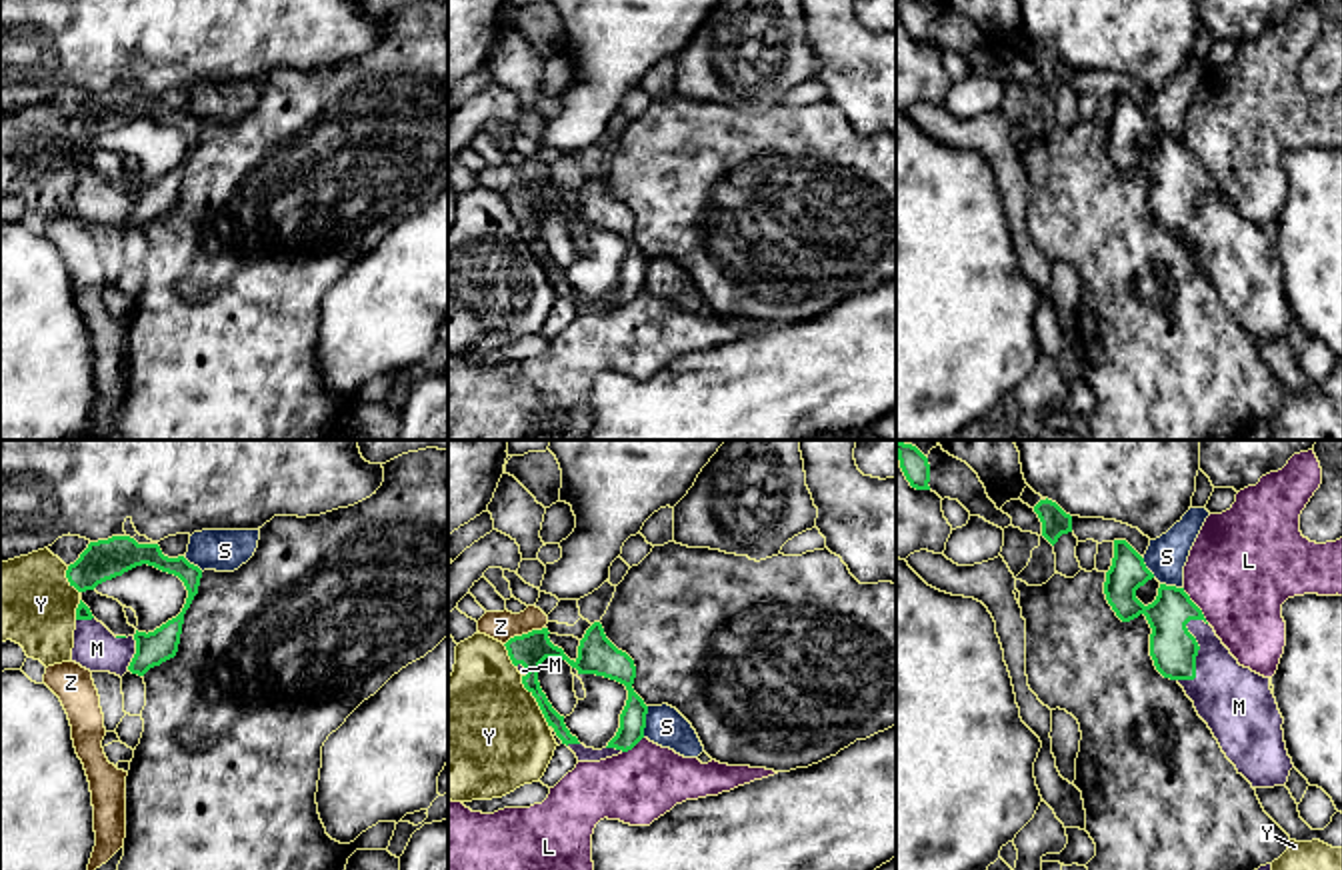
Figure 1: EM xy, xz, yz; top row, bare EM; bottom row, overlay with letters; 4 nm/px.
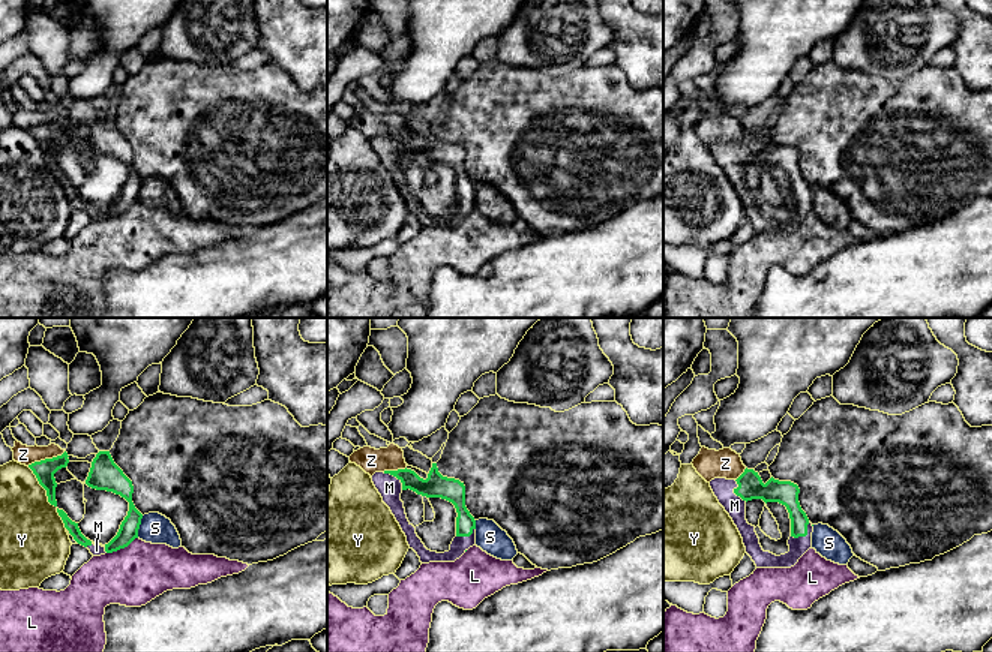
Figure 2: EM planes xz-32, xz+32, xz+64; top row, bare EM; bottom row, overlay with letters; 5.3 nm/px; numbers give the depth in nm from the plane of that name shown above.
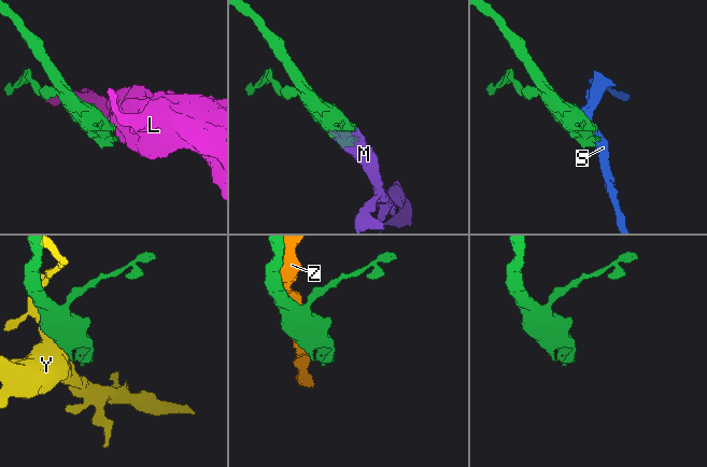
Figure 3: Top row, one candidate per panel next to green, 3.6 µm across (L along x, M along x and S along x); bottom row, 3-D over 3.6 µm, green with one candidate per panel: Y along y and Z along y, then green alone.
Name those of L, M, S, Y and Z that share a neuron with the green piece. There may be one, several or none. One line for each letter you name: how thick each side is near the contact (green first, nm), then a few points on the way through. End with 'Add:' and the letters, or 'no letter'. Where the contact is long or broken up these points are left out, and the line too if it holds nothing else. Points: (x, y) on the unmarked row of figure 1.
M: calibres 190 and 280 nm
Add: M

